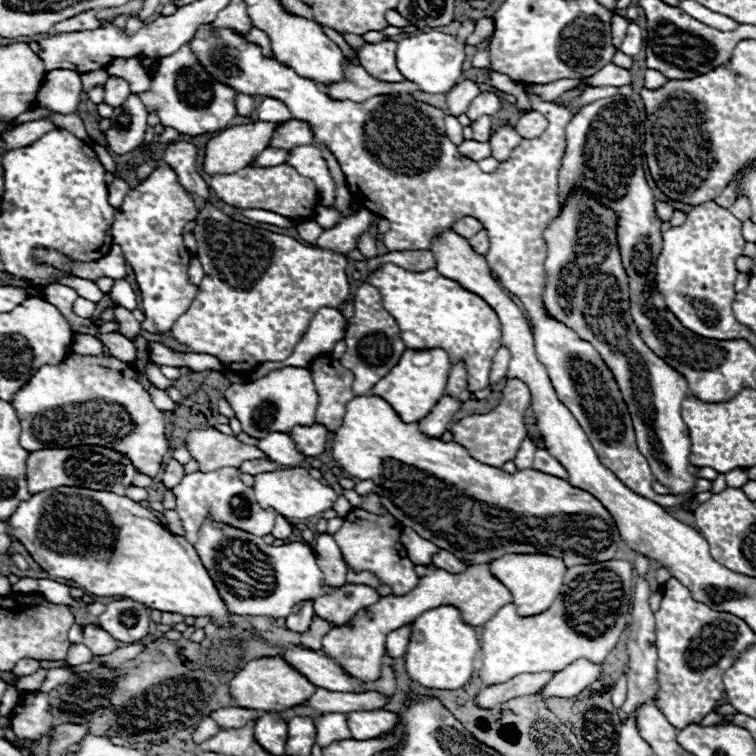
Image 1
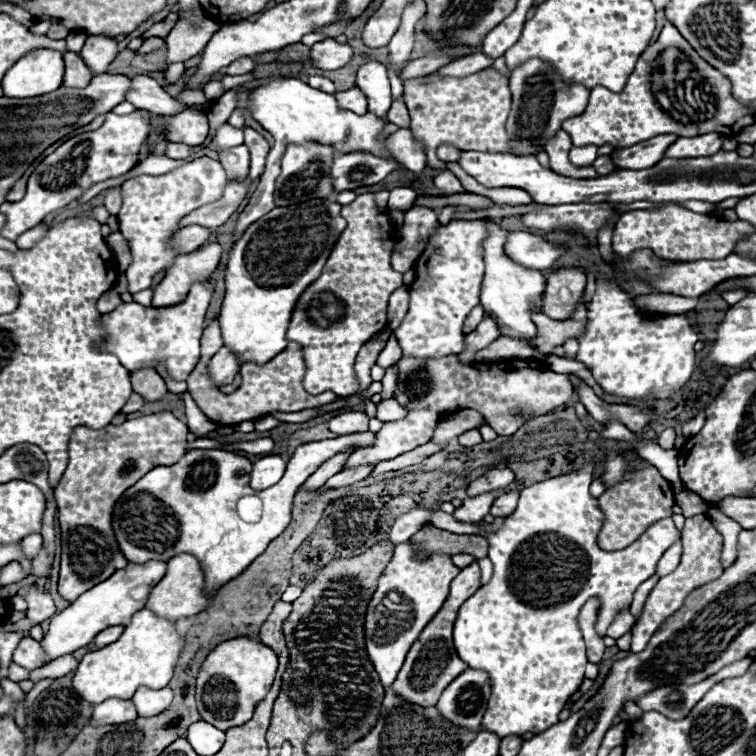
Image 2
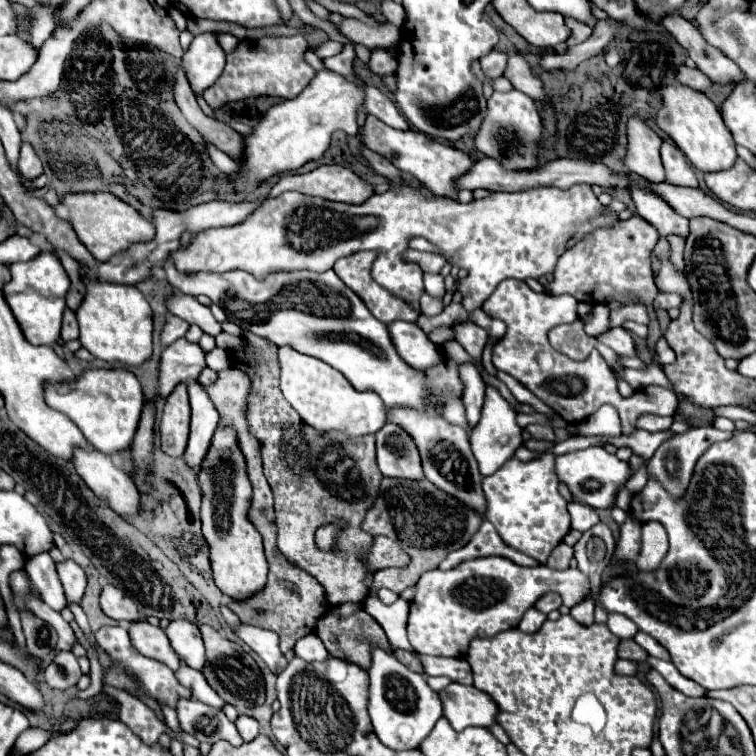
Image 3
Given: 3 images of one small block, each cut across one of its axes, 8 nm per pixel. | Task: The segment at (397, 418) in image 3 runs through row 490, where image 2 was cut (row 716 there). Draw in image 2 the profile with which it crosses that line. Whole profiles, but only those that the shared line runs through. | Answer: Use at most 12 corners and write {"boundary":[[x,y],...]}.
{"boundary":[[464,670],[440,696],[446,720],[480,728],[492,682]]}

